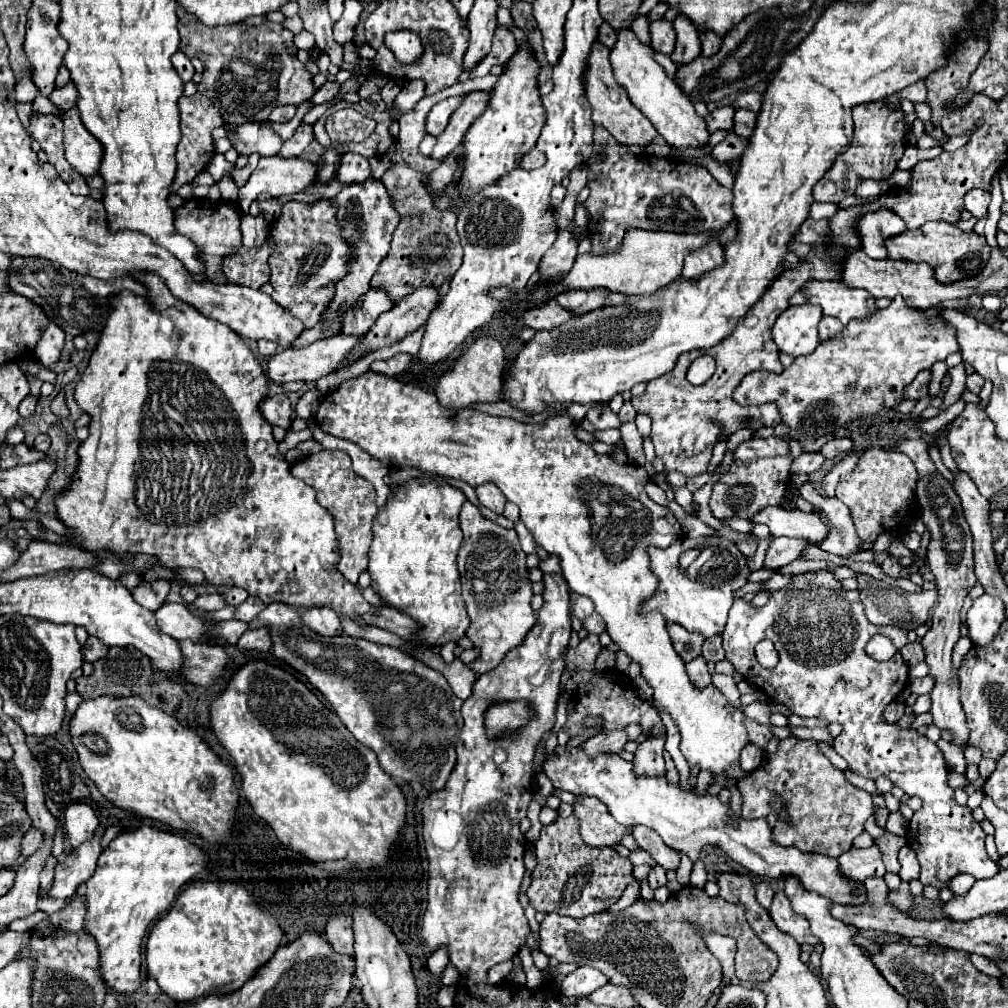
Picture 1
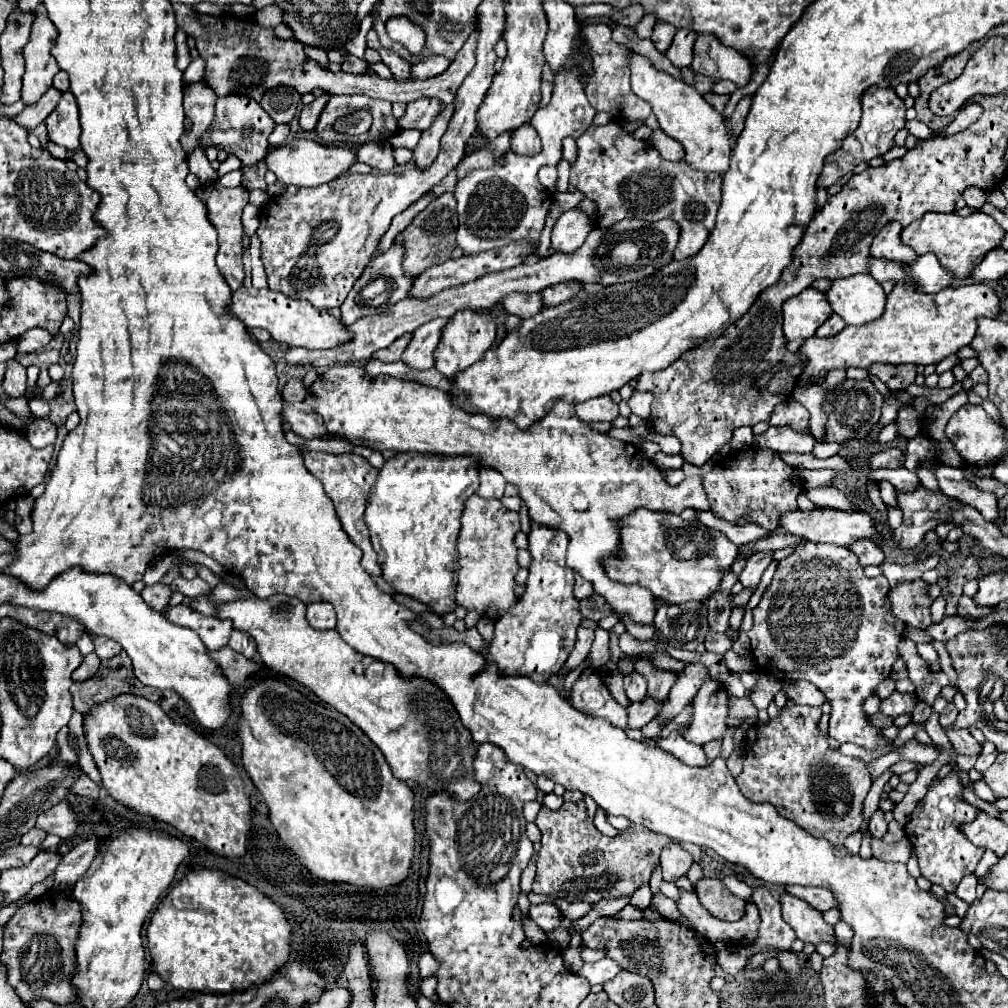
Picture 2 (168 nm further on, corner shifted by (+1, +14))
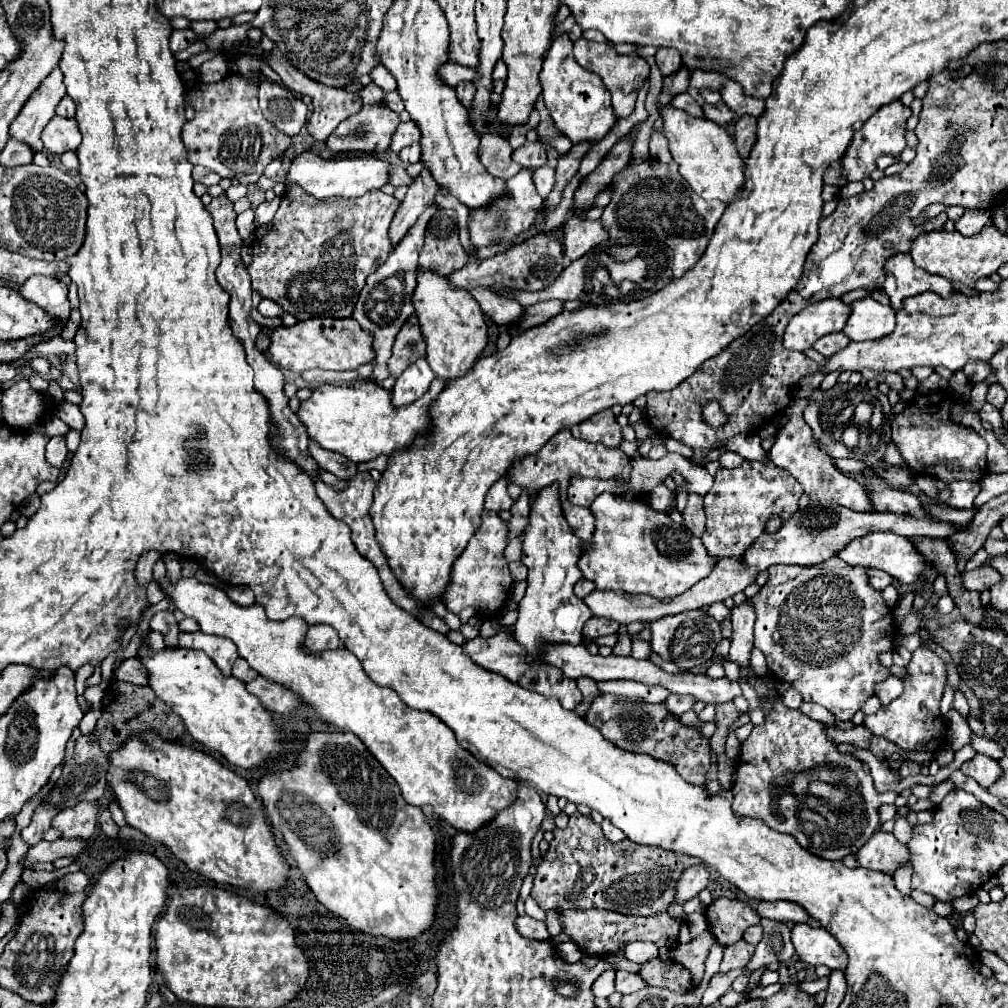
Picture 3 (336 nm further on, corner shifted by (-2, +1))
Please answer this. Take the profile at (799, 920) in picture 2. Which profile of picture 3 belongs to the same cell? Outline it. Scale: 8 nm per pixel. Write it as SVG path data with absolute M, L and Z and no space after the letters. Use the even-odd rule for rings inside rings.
M796 923L792 927L792 943L798 957L808 965L846 969L848 955L844 953L844 947L822 927L816 929L806 923Z

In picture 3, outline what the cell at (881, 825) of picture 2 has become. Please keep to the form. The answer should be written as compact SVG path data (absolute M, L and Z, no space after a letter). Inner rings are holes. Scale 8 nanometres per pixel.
M878 831L870 837L870 841L856 853L860 867L874 869L874 871L884 871L884 873L894 873L894 869L910 859L908 847L898 843L898 839L892 833Z

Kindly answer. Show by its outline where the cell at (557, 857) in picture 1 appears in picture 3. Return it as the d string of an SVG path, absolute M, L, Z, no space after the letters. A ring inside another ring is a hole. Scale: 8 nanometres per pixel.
M574 813L570 817L570 823L566 829L554 829L554 839L550 841L550 849L544 855L538 873L534 877L534 887L532 887L532 897L540 905L540 909L556 909L556 911L566 911L566 909L608 909L624 915L654 915L664 911L670 901L674 899L674 883L680 877L680 873L690 867L690 865L700 865L702 861L690 855L682 853L672 853L664 849L656 849L650 845L636 845L634 841L620 841L620 843L610 843L604 835L600 825L592 821L592 817L586 817L582 813Z

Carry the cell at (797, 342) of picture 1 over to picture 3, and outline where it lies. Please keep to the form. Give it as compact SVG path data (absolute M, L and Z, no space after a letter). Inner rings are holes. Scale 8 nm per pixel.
M824 299L820 303L808 305L790 319L784 331L784 347L790 351L810 349L820 337L842 331L848 311L850 307L840 299Z

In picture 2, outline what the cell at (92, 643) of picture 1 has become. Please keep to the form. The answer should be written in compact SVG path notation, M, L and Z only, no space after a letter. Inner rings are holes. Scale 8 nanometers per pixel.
M95 636L93 642L95 642L95 654L99 658L113 658L121 652L121 646L117 642L105 638L105 636Z

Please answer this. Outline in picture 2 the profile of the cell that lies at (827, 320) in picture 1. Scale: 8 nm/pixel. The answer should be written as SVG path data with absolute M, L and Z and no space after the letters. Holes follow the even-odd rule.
M831 314L831 316L817 328L815 336L819 336L819 338L831 338L831 336L839 334L843 328L845 328L845 322L843 322L839 316Z

